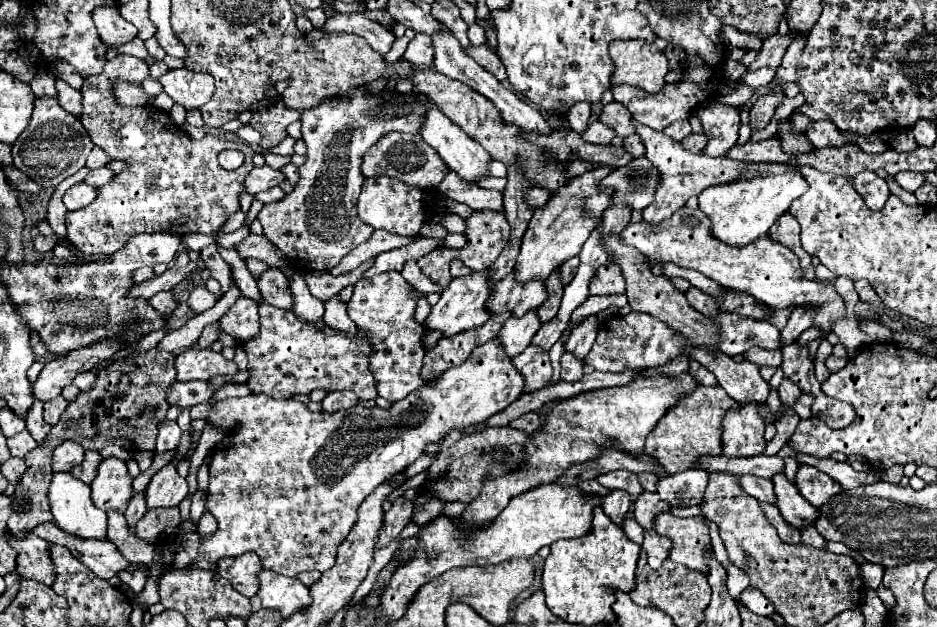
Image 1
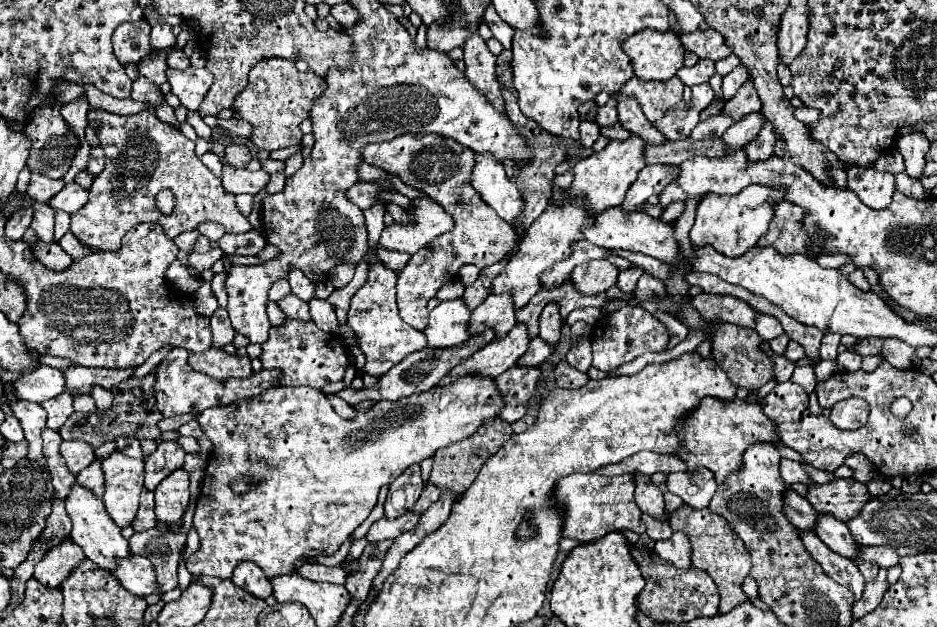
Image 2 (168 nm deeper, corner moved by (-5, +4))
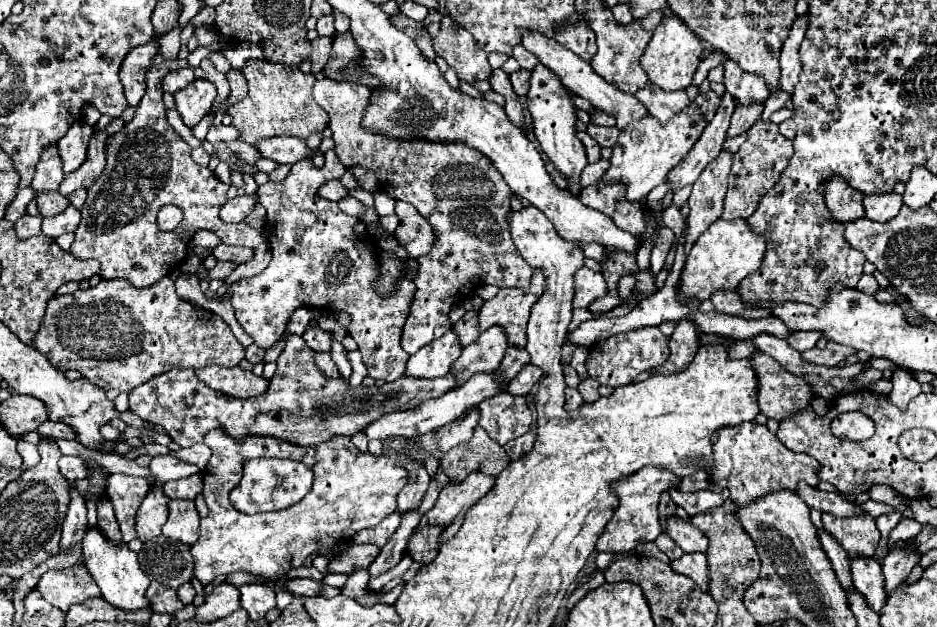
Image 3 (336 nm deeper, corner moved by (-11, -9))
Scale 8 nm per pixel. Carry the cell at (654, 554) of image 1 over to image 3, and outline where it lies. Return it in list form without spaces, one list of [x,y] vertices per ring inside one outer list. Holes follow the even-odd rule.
[[[685,554],[683,558],[671,562],[673,570],[679,574],[689,576],[701,590],[709,590],[709,568],[707,568],[707,556],[705,554]]]

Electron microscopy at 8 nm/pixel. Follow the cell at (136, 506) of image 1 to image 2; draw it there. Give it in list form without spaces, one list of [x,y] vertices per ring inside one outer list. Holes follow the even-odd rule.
[[[161,441],[157,451],[145,459],[145,489],[155,491],[155,487],[175,469],[183,467],[185,451],[177,441]]]

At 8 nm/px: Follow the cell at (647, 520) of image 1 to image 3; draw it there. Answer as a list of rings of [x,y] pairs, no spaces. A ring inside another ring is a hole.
[[[661,534],[661,536],[655,540],[655,544],[659,546],[659,550],[663,550],[663,552],[669,556],[671,562],[673,562],[673,560],[679,560],[679,558],[683,556],[683,550],[681,550],[667,534]]]

